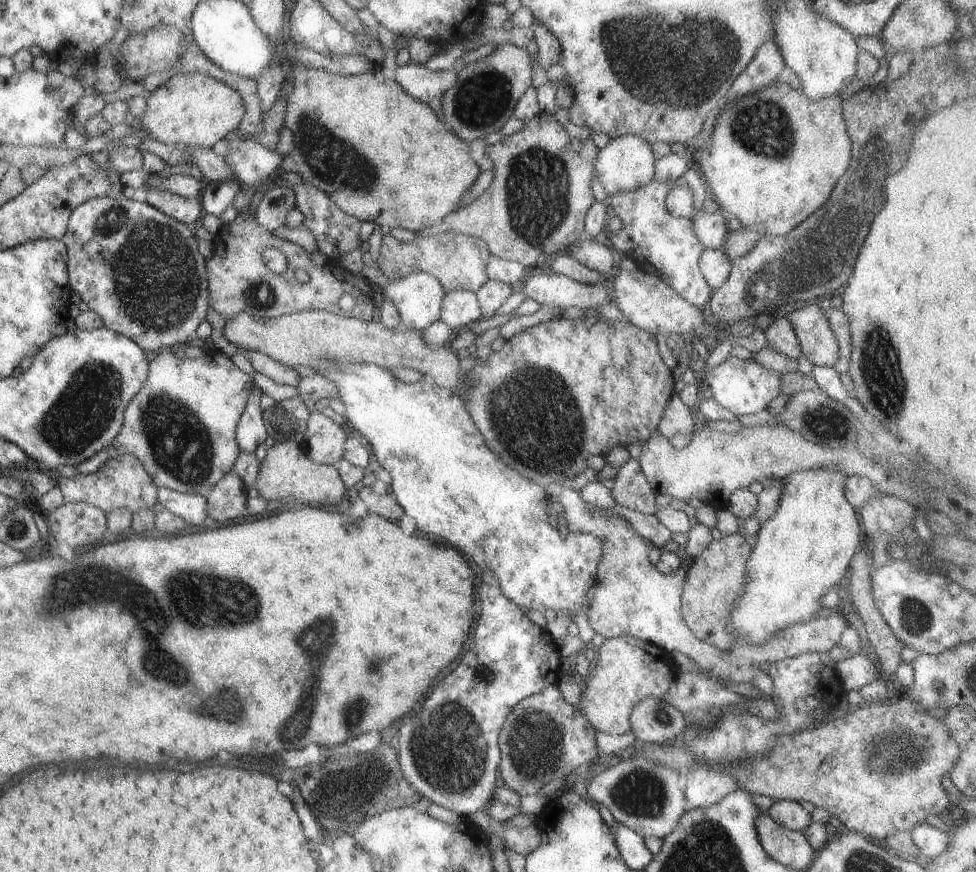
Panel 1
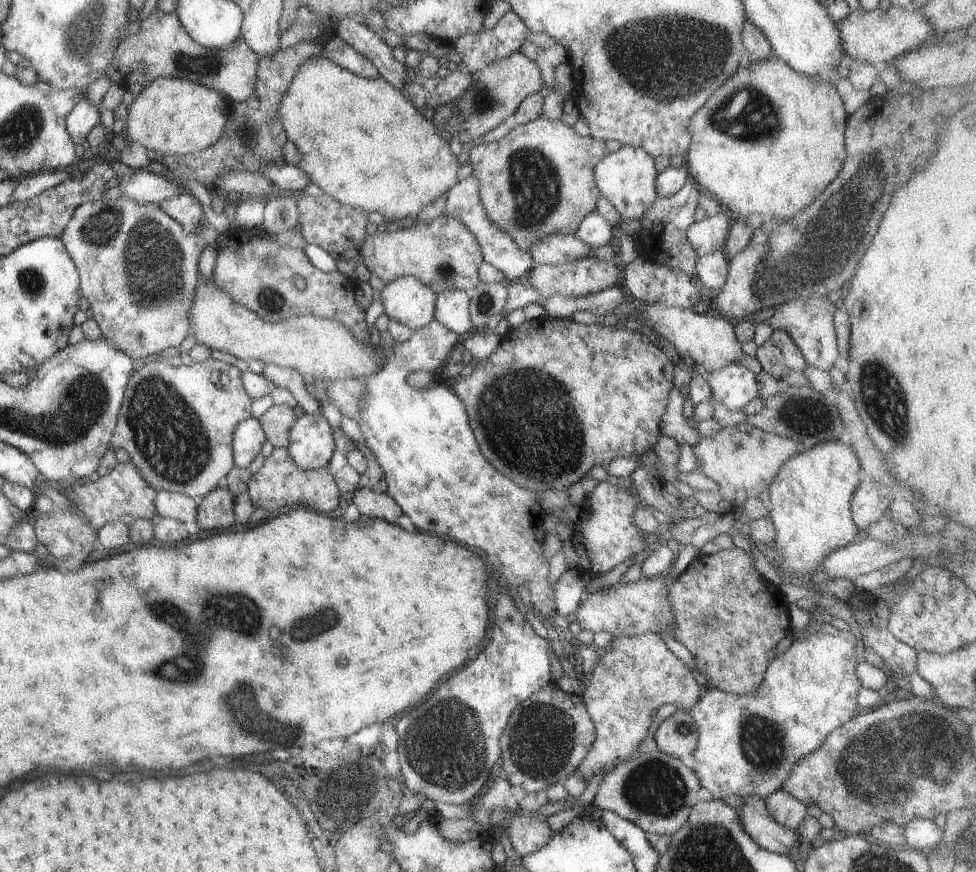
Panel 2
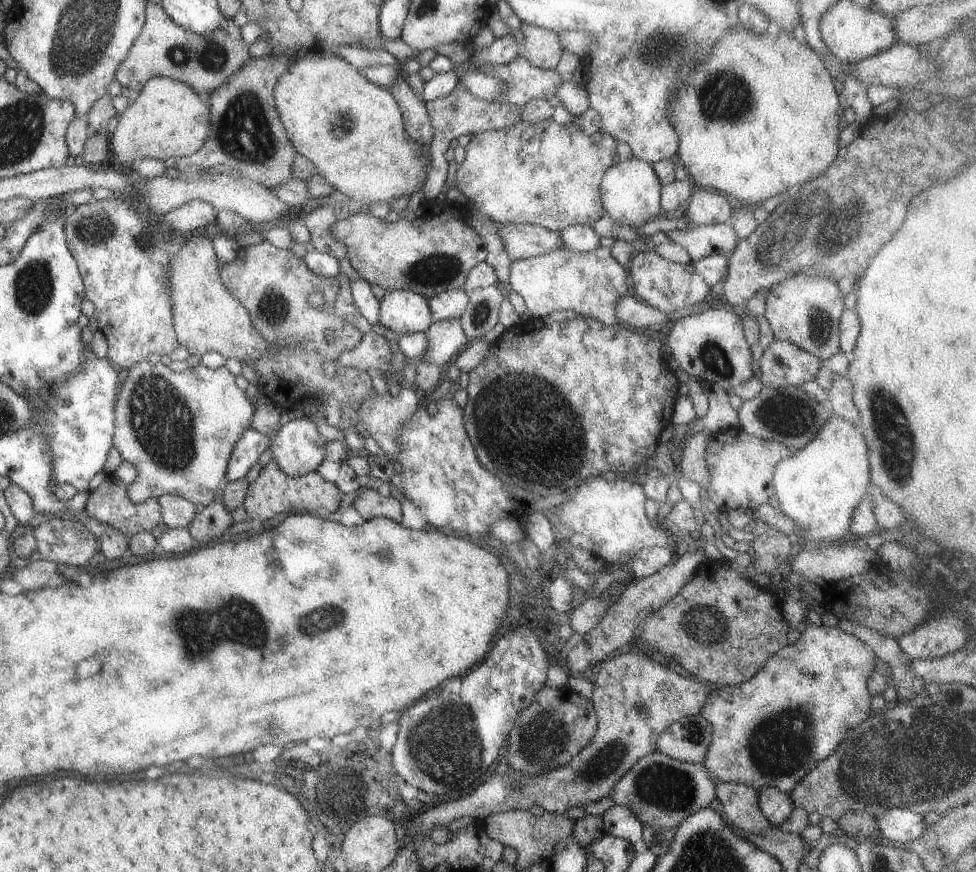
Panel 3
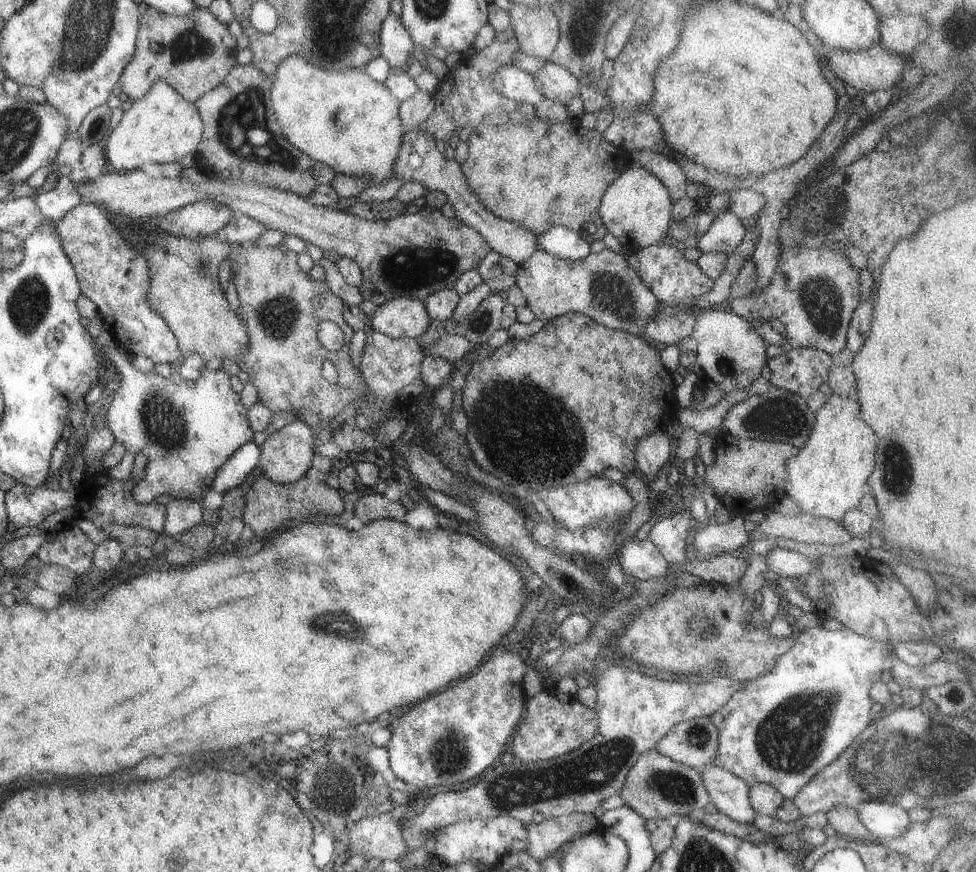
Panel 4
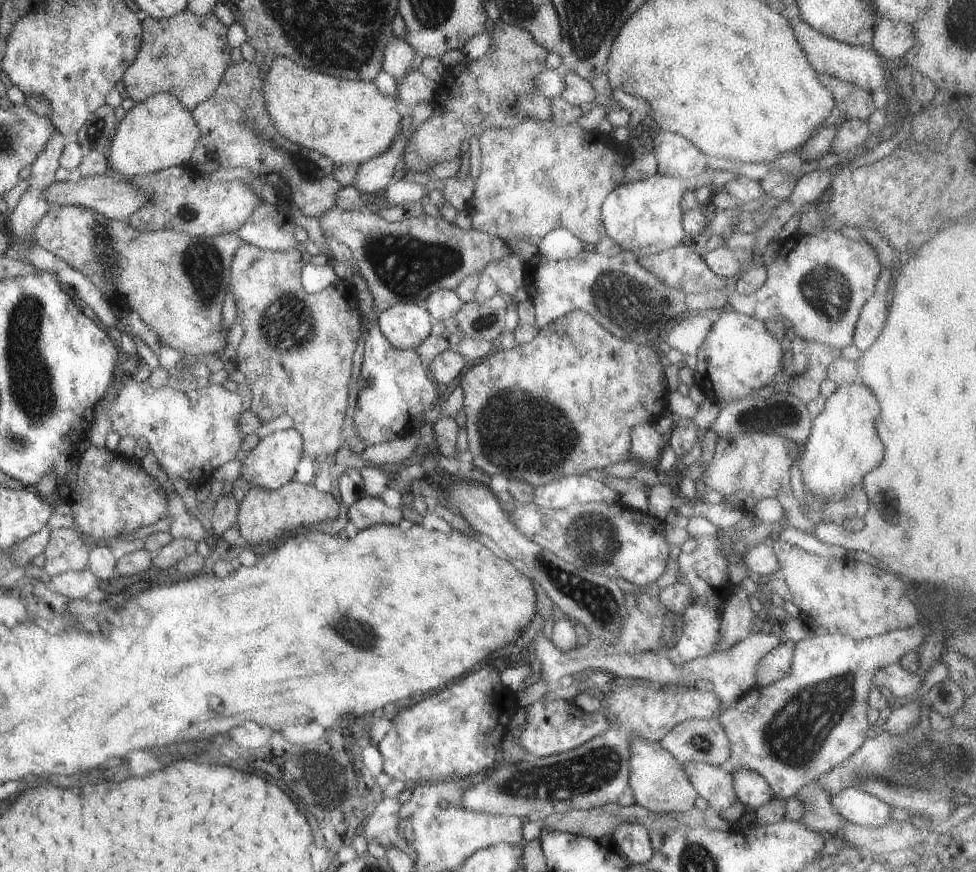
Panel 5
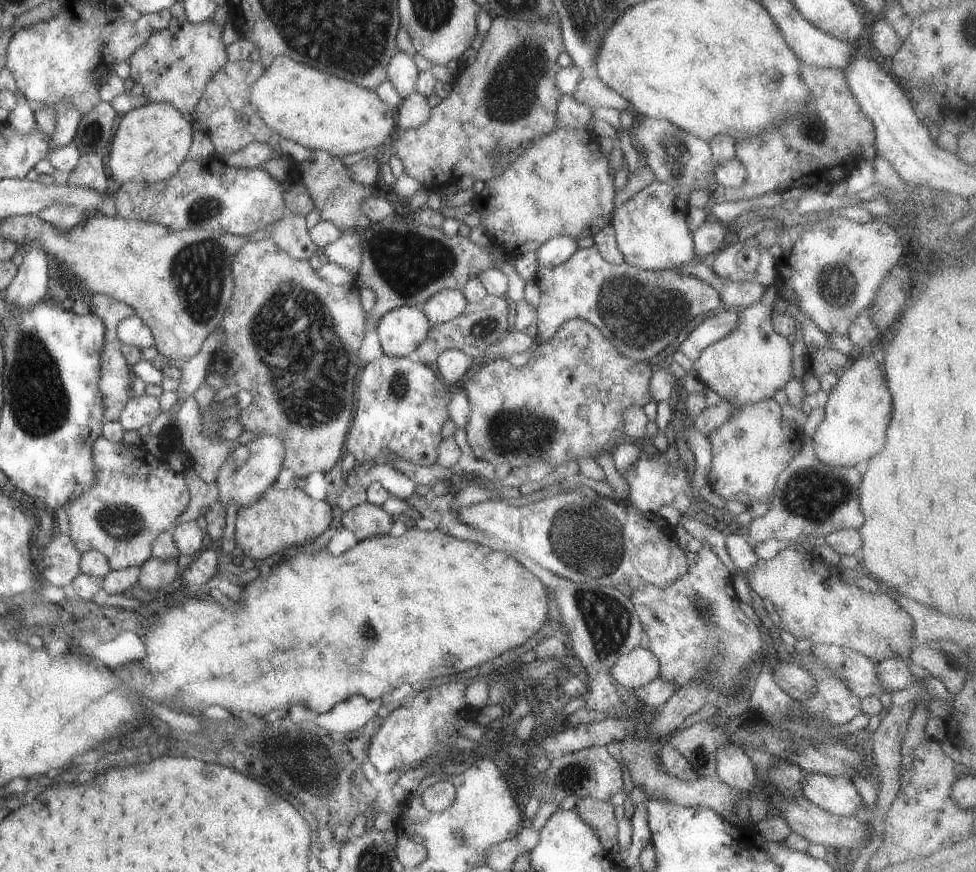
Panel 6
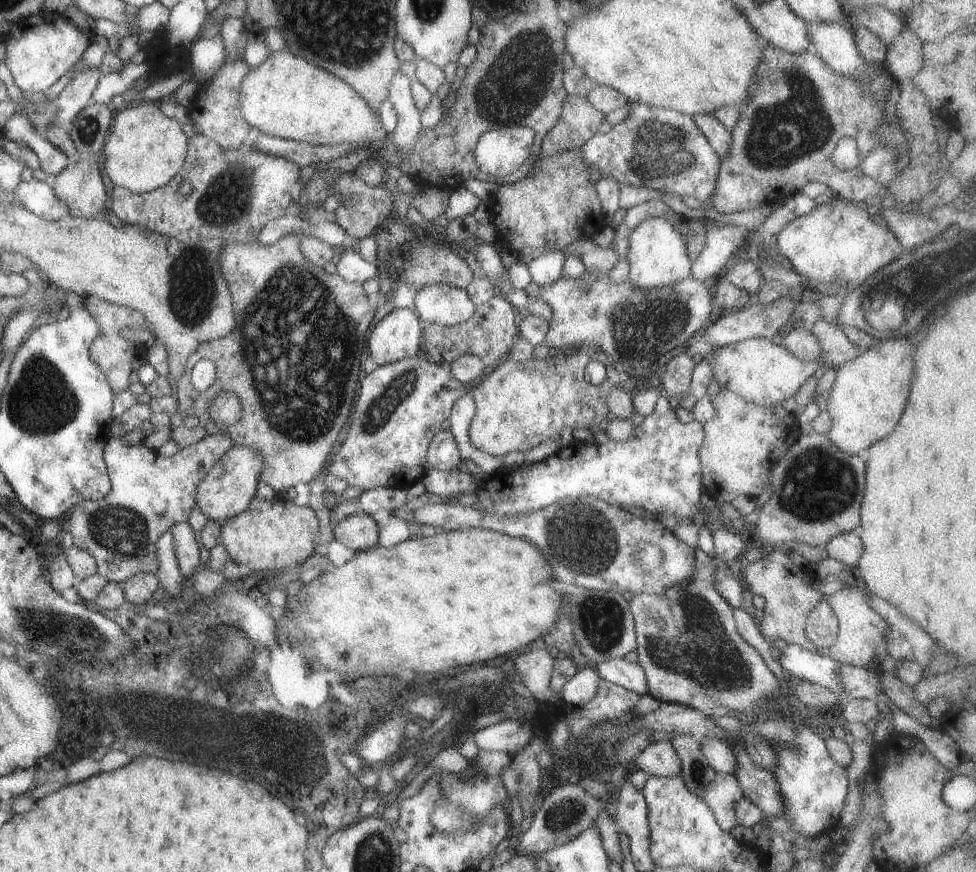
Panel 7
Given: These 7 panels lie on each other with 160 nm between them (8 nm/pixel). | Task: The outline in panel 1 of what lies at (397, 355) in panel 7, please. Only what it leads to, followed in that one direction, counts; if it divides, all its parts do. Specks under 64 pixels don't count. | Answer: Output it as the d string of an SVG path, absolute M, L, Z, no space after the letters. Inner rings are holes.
M414 272L383 284L382 294L395 305L402 328L420 331L439 318L445 292L430 274Z

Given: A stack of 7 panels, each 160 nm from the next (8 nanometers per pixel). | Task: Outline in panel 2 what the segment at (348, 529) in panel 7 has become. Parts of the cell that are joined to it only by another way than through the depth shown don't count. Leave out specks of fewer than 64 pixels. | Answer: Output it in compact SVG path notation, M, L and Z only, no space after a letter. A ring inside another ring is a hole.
M357 488L353 492L353 504L359 514L363 514L363 517L383 518L383 520L393 522L393 524L402 512L402 510L399 510L399 506L387 496L386 492L375 493L369 488Z

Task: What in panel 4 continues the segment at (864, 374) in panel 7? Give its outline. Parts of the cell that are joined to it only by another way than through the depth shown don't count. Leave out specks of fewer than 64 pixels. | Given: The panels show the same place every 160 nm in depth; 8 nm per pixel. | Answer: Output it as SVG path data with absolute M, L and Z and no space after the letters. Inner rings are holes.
M833 393L814 412L807 440L794 457L785 461L785 494L796 503L801 513L839 522L848 510L856 508L864 495L863 484L873 470L875 450L877 436L863 420L859 420L856 398Z

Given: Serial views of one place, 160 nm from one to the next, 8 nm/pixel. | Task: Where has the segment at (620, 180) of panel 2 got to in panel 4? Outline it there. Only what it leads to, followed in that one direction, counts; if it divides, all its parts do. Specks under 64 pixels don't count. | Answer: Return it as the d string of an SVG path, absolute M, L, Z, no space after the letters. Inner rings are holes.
M627 168L605 189L598 204L598 215L604 232L621 243L625 253L661 243L667 226L673 220L670 212L672 200L661 181L644 168Z

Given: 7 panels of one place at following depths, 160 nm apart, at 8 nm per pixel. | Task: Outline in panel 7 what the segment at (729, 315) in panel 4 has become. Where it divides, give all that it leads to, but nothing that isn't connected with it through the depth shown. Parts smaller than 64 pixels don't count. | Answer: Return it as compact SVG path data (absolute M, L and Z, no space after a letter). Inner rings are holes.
M766 337L743 339L736 343L713 347L703 355L710 360L712 378L720 387L738 394L743 400L772 407L796 394L799 387L808 383L809 376L819 366L815 361L802 361L789 354L783 347L774 345Z

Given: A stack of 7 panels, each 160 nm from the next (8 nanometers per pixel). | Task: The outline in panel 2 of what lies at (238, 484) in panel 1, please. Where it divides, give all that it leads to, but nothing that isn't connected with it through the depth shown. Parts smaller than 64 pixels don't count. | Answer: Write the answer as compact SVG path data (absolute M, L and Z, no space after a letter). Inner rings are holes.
M223 484L215 487L208 495L197 500L193 529L217 530L217 528L229 528L235 523L233 503L234 498Z

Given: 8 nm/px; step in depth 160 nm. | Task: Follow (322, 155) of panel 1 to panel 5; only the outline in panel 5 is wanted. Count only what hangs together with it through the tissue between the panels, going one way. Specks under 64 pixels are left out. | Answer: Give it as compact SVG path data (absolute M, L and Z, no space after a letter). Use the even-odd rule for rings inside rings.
M276 57L264 73L261 85L264 105L275 130L299 146L326 156L335 166L365 162L384 153L394 141L402 119L399 102L381 94L373 81L341 80L325 73L305 68L287 57Z

